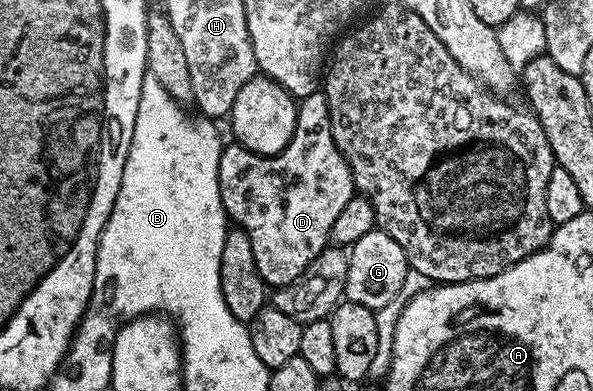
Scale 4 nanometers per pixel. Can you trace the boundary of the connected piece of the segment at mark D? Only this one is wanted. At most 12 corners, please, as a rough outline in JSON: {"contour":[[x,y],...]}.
{"contour":[[324,93],[278,154],[226,145],[219,196],[266,287],[292,286],[355,196]]}

